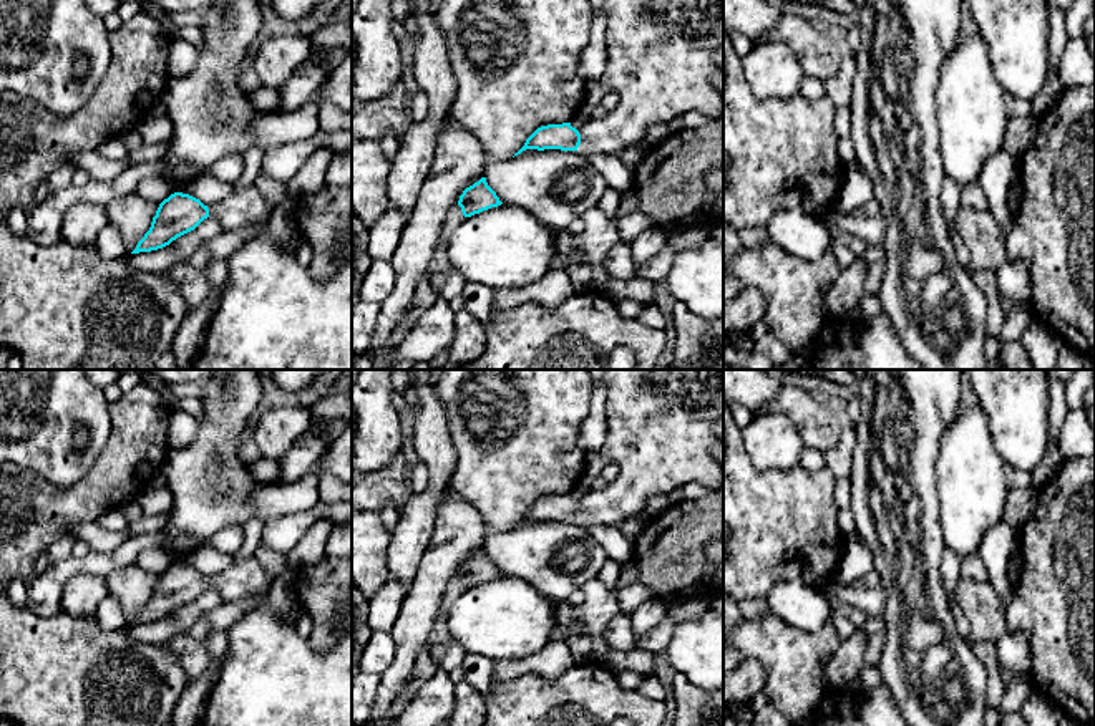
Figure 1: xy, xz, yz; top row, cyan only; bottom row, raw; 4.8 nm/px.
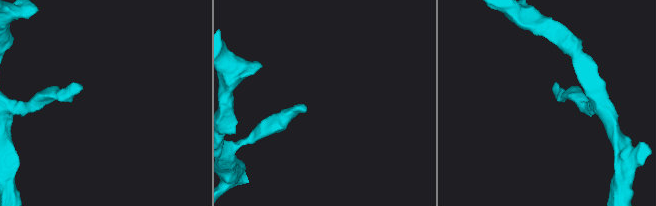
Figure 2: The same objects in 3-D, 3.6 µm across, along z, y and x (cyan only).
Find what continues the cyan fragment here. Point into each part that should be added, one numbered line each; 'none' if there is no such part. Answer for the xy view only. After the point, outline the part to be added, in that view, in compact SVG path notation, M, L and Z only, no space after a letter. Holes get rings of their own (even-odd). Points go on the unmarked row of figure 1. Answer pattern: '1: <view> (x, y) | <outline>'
1: xy (248, 577) | M256 557L232 564L207 580L209 588L217 590L227 603L264 593L274 582Z

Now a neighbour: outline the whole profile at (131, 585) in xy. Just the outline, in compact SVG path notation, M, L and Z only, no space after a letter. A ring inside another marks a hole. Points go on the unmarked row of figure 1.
M136 564L105 577L108 595L118 600L128 625L136 620L149 602L158 578L159 574L148 572Z

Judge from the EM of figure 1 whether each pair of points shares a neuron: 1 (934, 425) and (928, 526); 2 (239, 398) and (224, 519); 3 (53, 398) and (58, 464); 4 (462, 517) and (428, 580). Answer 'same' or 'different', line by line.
1: same
2: same
3: same
4: same

